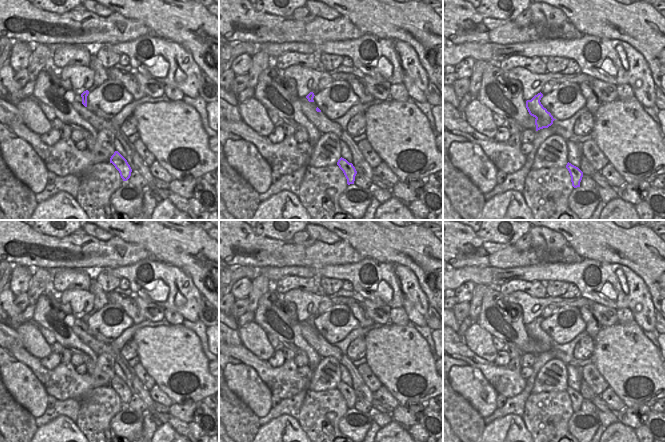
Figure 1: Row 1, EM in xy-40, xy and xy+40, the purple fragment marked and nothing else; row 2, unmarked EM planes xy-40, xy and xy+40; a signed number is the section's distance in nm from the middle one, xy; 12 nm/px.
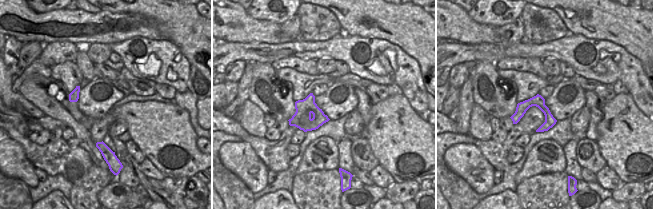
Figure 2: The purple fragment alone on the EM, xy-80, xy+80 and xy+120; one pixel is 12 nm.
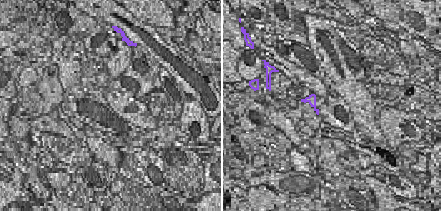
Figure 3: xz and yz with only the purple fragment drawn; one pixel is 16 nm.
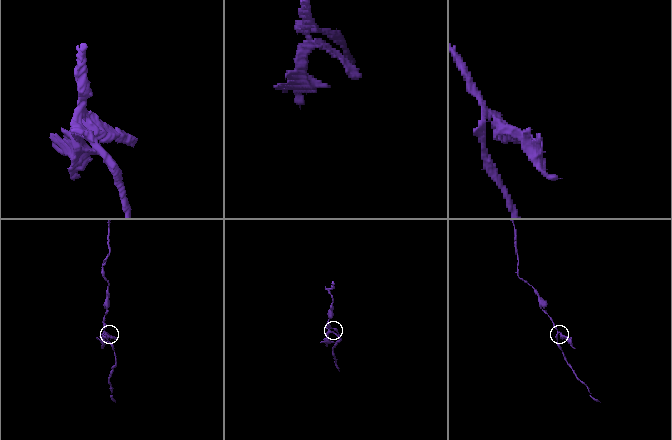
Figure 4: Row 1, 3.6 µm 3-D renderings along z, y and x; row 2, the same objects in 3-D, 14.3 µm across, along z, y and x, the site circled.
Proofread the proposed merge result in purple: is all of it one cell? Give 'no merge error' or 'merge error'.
merge error

